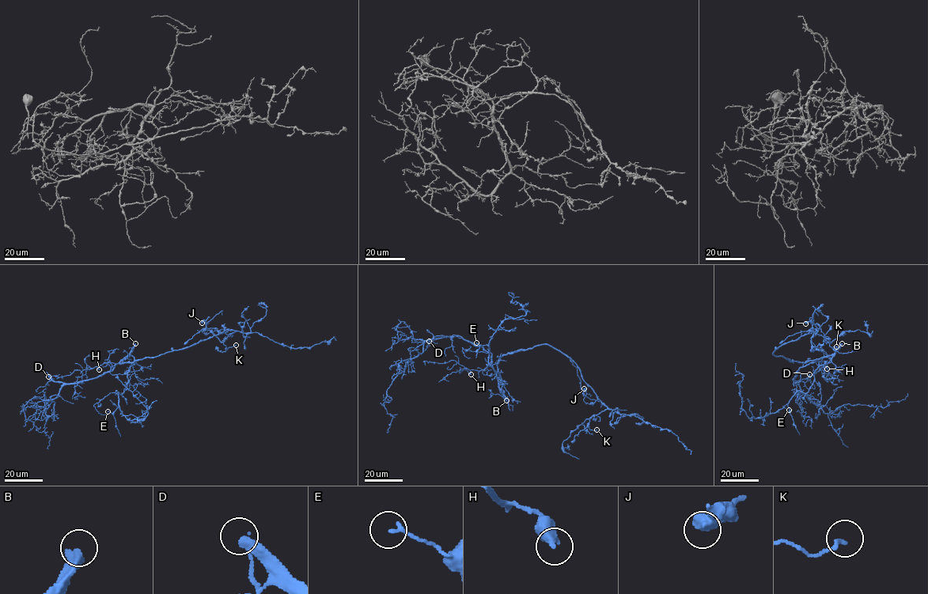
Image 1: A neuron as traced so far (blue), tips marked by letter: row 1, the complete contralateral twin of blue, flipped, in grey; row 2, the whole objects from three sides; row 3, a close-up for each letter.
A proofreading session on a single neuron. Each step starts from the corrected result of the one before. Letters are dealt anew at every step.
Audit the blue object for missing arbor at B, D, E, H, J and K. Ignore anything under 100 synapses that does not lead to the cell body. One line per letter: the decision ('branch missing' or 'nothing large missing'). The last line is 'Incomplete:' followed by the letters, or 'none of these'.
B: branch missing
D: branch missing
E: nothing large missing
H: nothing large missing
J: nothing large missing
K: nothing large missing
Incomplete: B, D

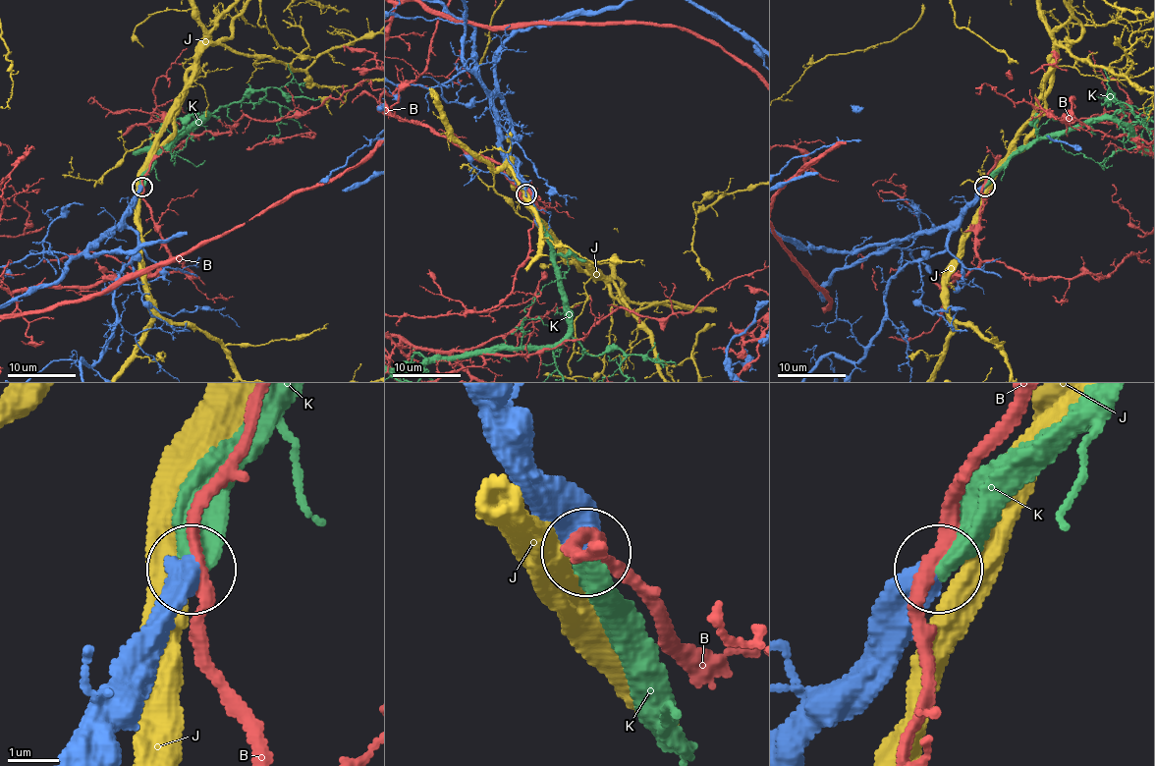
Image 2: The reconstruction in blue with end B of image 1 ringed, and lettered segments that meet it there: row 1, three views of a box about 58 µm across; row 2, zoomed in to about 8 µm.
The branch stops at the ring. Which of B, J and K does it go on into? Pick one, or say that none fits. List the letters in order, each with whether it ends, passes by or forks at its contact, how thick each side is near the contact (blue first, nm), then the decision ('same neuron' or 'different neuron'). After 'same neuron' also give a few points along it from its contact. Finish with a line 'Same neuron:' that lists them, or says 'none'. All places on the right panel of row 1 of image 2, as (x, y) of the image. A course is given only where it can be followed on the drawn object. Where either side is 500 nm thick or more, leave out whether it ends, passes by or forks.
B: 550/240 nm | different neuron
J: 550/500 nm | different neuron
K: it ends | 480/460 nm | same neuron
Same neuron: K

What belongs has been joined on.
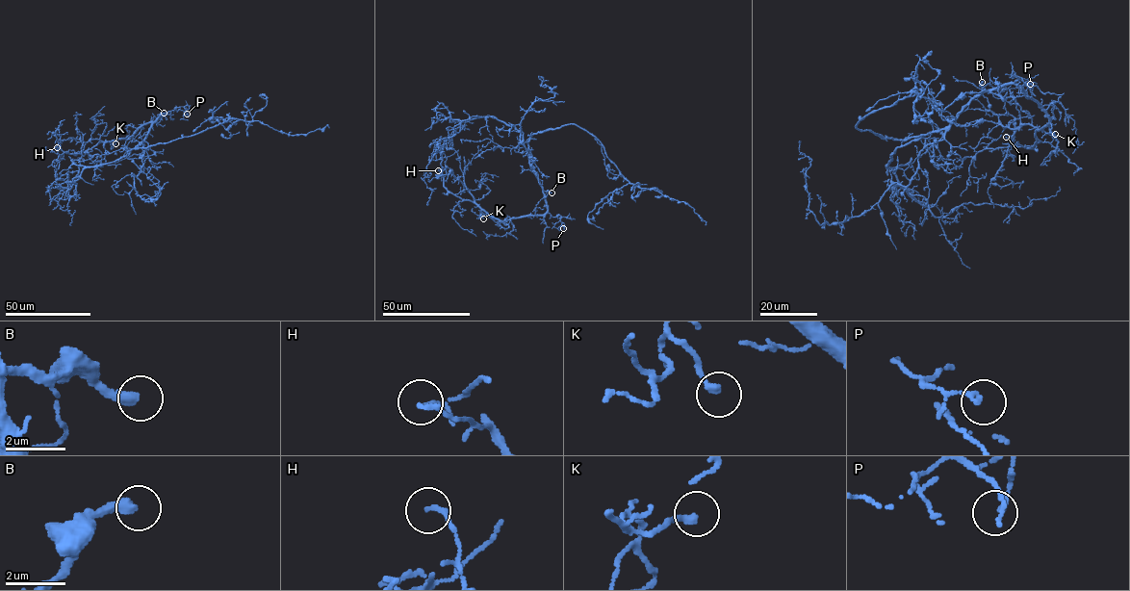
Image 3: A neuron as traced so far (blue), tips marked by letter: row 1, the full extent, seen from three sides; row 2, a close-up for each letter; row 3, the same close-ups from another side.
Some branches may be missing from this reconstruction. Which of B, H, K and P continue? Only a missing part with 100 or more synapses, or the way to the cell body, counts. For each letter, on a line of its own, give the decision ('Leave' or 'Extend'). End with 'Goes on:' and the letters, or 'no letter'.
B: Extend
H: Leave
K: Leave
P: Leave
Goes on: B

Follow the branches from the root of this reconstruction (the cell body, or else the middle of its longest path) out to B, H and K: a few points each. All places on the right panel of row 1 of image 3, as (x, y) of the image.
B: (927, 133), (946, 129), (980, 93), (982, 82)
H: (927, 133), (946, 129), (978, 94), (1014, 84), (1049, 123), (1030, 148), (1006, 137)
K: (927, 133), (946, 129), (978, 94), (1014, 84), (1044, 111), (1049, 123), (1043, 130), (1050, 135), (1055, 134)

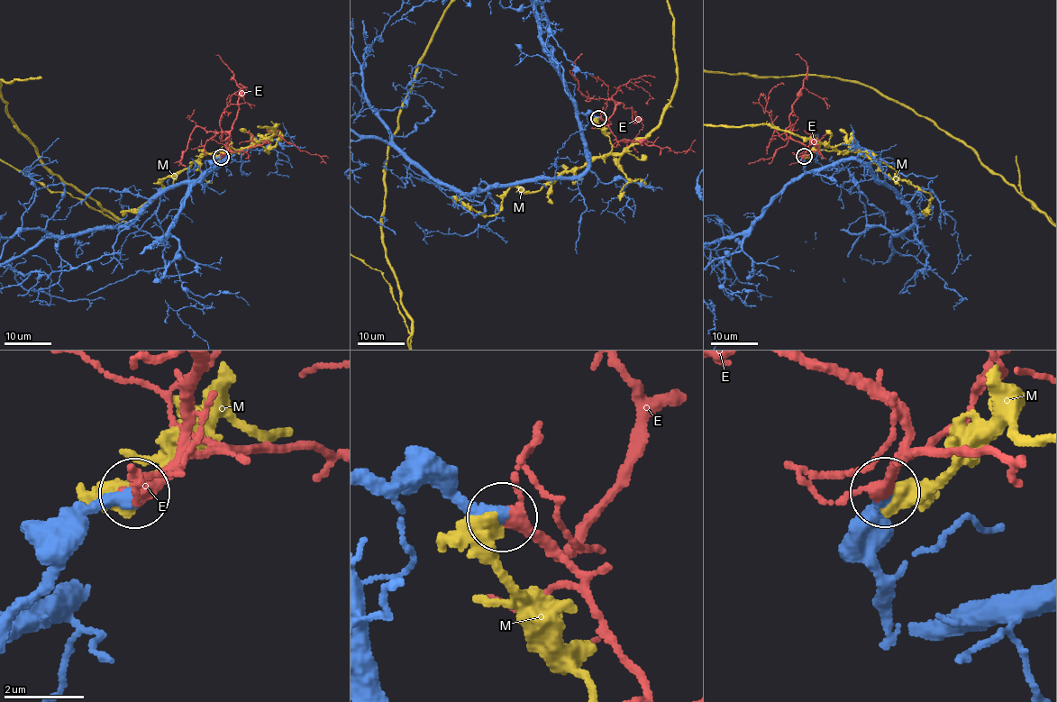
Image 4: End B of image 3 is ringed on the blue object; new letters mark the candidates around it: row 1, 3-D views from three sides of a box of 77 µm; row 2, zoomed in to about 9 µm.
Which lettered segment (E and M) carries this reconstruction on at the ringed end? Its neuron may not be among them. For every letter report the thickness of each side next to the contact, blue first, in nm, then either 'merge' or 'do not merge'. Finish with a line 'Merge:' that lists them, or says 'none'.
E: calibres 420 and 280 nm; merge
M: calibres 440 and 480 nm; do not merge
Merge: E

